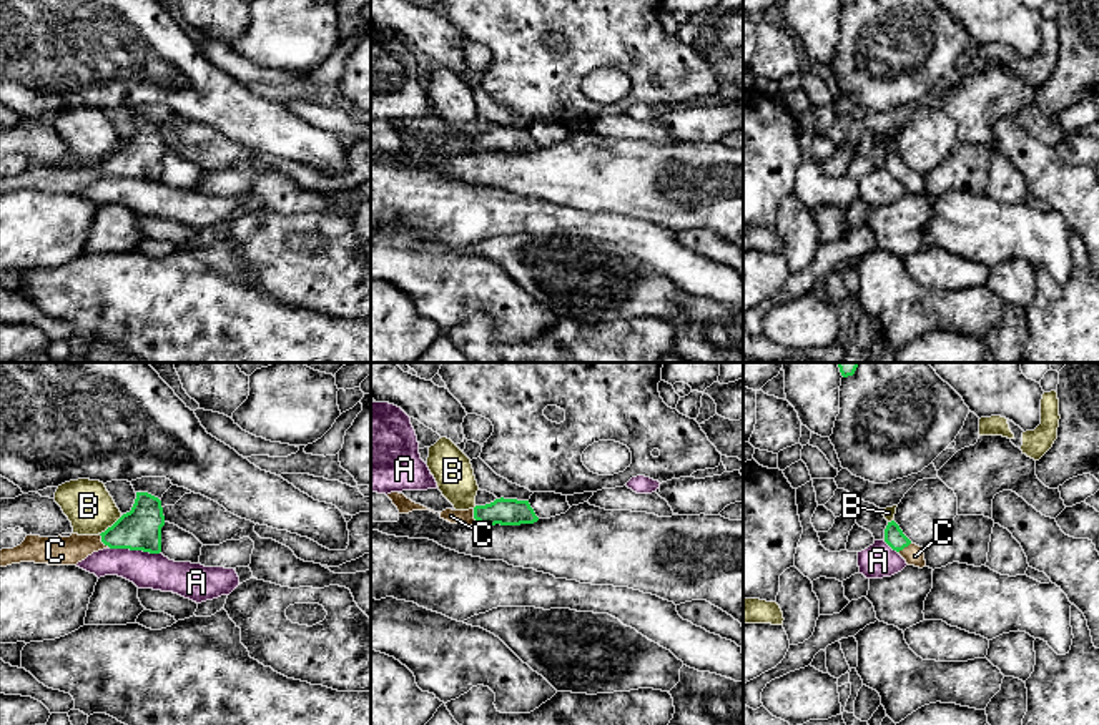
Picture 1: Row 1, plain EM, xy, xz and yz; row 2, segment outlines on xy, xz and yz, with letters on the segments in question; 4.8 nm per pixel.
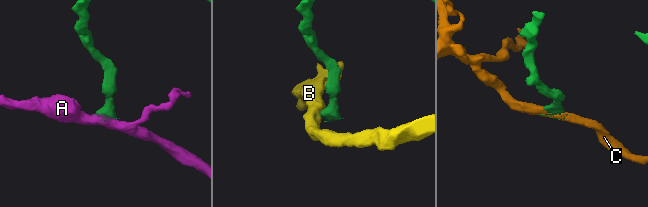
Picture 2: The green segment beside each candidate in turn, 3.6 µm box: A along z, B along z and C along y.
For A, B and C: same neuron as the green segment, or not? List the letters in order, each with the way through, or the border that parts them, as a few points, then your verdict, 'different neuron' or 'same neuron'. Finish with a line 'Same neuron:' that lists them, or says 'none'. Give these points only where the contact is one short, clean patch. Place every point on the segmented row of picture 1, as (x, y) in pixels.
A: along xy (108, 546), (160, 552) | different neuron
B: along xy (122, 516), (100, 534) | different neuron
C: same neuron
Same neuron: C

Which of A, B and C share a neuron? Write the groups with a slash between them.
A / B / C

